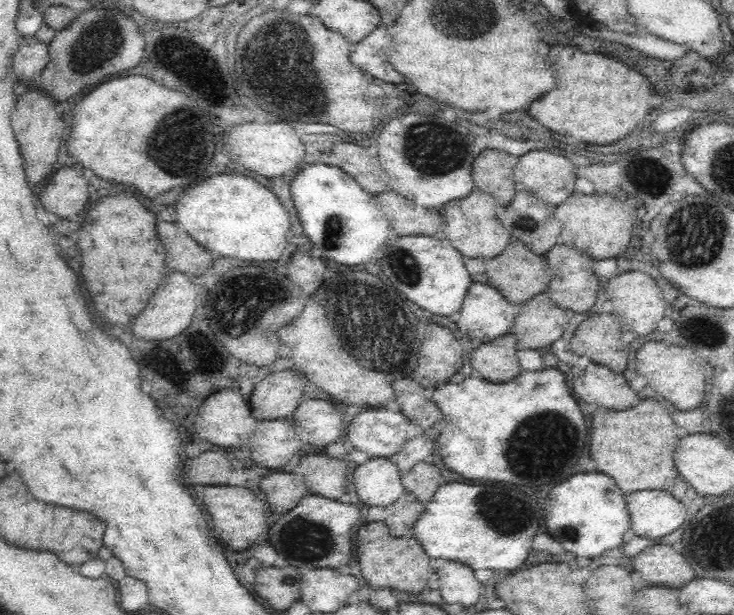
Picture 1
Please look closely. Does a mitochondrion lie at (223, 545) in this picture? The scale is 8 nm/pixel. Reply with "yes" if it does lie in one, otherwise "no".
no

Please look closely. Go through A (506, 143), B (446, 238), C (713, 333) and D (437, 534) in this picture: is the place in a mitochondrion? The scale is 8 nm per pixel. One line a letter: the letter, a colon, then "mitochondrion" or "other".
A: other
B: other
C: mitochondrion
D: other

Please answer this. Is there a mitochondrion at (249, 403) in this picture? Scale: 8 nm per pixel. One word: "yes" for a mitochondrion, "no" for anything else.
no

